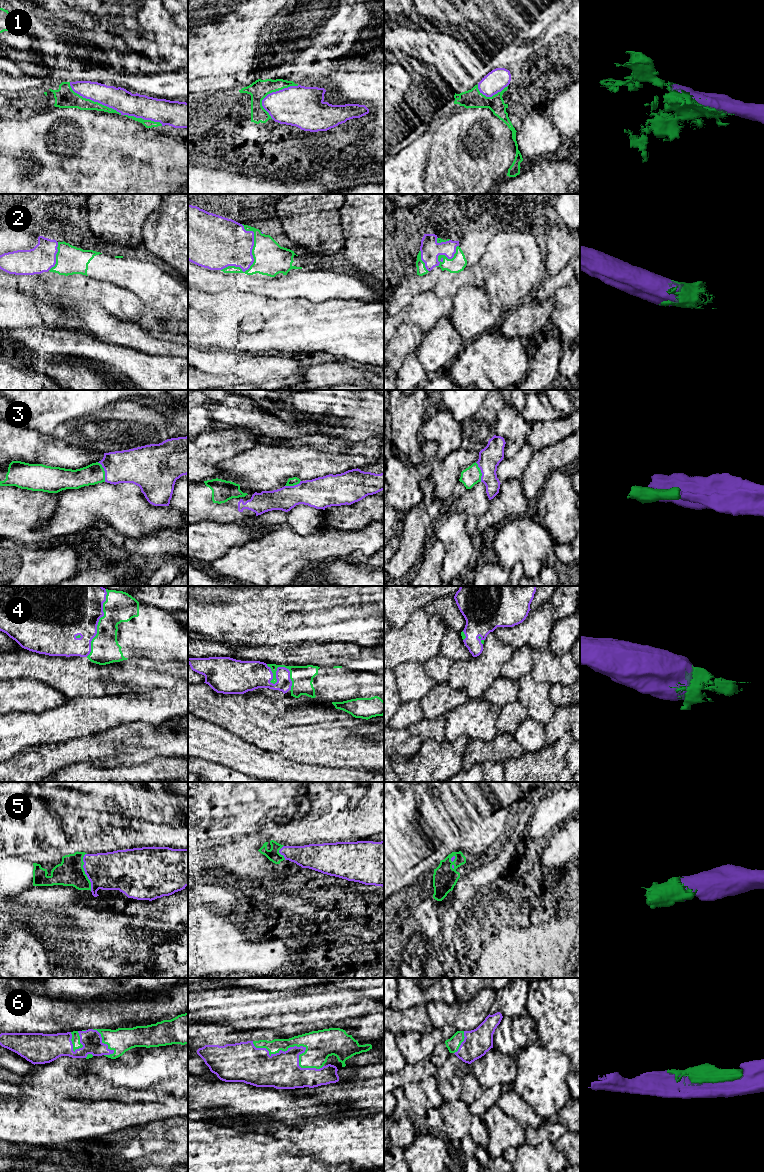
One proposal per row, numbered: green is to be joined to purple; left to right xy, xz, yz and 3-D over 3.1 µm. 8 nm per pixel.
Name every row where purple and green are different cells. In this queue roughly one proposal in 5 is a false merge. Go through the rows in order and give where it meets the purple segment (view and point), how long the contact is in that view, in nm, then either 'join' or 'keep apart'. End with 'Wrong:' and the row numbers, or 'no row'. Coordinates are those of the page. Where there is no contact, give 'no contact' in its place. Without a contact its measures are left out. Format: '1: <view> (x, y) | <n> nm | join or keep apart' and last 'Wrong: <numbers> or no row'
1: xy (93, 100) | 500 nm | join
2: xz (252, 263) | 420 nm | join
3: xy (104, 470) | 170 nm | join
4: xz (277, 670) | 300 nm | join
5: xy (85, 872) | 300 nm | join
6: xz (298, 1047) | 600 nm | join
Wrong: no row

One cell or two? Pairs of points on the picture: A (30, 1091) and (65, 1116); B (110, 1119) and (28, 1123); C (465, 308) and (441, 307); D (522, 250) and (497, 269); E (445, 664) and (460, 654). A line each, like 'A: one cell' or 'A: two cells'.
A: two cells
B: one cell
C: two cells
D: one cell
E: two cells

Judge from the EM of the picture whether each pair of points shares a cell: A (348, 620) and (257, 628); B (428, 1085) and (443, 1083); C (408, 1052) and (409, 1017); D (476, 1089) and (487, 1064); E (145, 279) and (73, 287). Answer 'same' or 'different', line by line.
A: same
B: different
C: different
D: different
E: same

